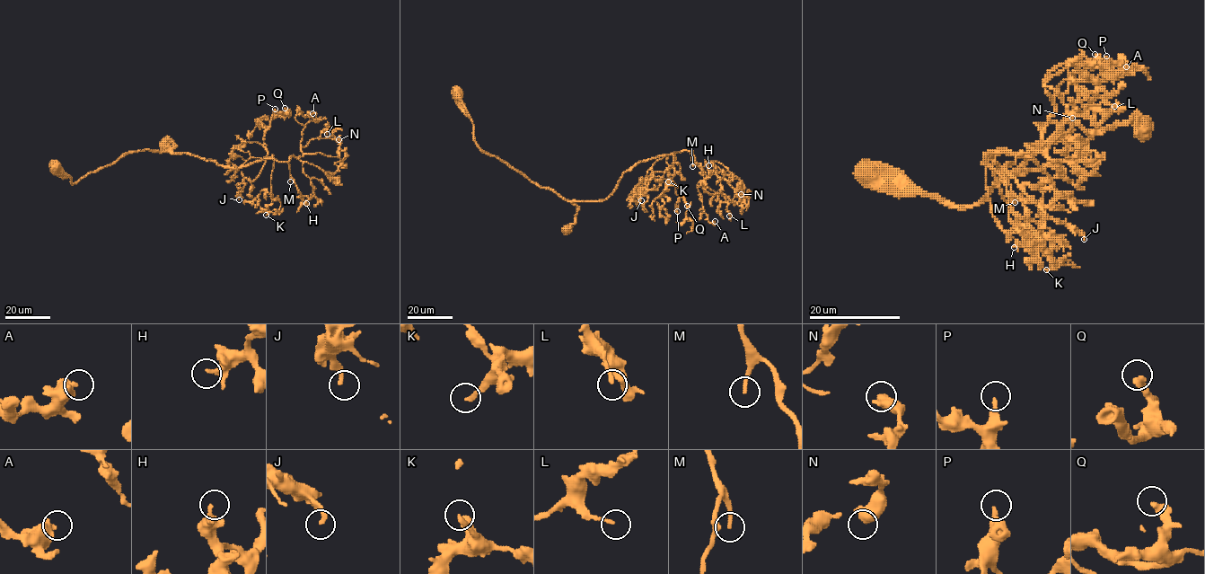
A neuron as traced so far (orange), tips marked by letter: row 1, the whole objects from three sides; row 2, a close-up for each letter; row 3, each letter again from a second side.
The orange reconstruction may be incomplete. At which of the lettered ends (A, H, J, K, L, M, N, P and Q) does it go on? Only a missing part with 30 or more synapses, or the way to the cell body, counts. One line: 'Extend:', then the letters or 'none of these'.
Extend: M

